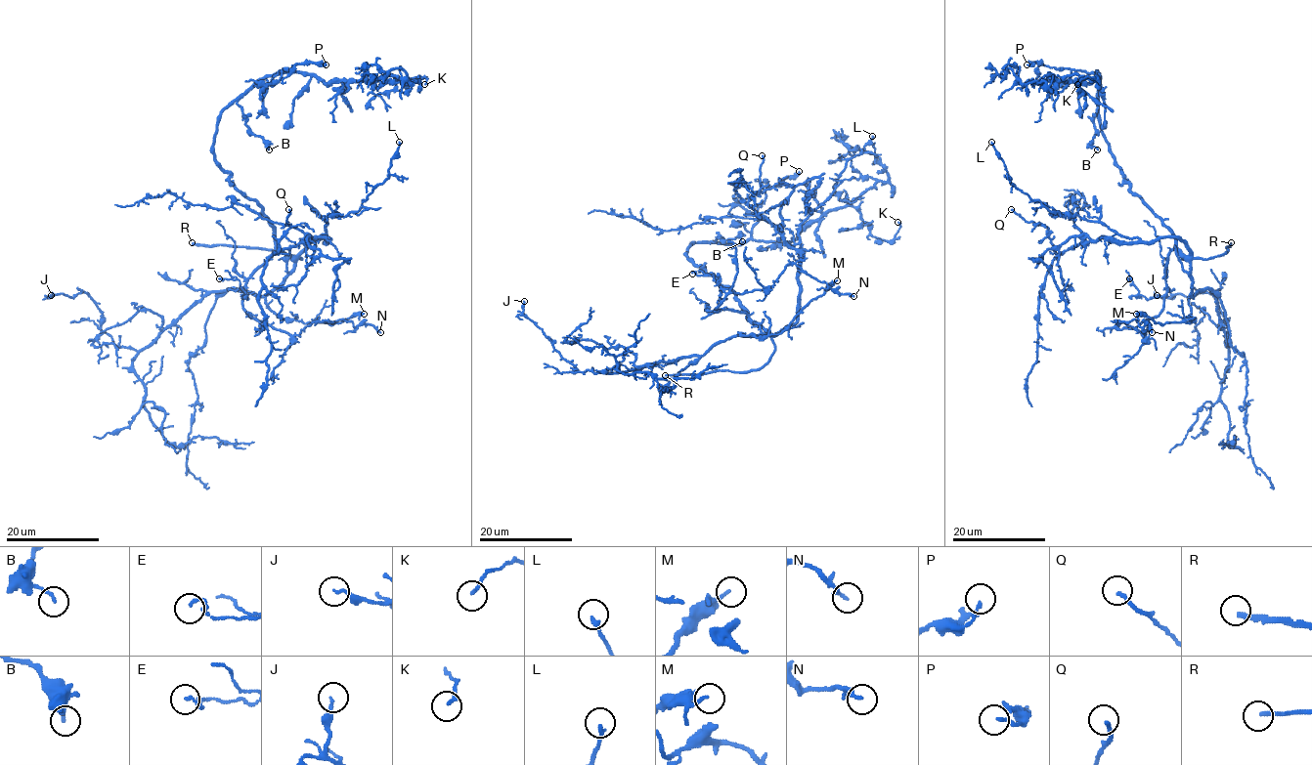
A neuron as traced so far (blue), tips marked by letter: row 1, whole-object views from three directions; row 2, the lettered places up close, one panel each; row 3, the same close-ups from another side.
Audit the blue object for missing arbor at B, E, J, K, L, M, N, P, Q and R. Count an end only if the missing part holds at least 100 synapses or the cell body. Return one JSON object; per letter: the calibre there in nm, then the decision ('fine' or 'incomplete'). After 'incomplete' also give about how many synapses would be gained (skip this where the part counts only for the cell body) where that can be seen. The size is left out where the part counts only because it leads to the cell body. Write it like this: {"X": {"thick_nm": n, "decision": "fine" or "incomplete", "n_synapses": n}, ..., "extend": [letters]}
{"B": {"thick_nm": 140, "decision": "fine"}, "E": {"thick_nm": 140, "decision": "fine"}, "J": {"thick_nm": 170, "decision": "fine"}, "K": {"thick_nm": 150, "decision": "fine"}, "L": {"thick_nm": 190, "decision": "fine"}, "M": {"thick_nm": 130, "decision": "fine"}, "N": {"thick_nm": 200, "decision": "fine"}, "P": {"thick_nm": 150, "decision": "fine"}, "Q": {"thick_nm": 180, "decision": "fine"}, "R": {"thick_nm": 200, "decision": "incomplete"}, "extend": ["R"]}

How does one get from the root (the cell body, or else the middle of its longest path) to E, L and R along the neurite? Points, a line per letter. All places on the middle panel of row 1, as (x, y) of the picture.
E: (737, 300), (750, 318), (744, 313), (718, 311), (720, 283), (712, 276), (692, 274)
L: (737, 300), (750, 319), (770, 333), (797, 320), (800, 224), (833, 191), (846, 164), (861, 152), (872, 136)
R: (737, 300), (748, 318), (769, 336), (774, 345), (770, 358), (761, 367), (744, 372), (711, 371), (665, 375)

